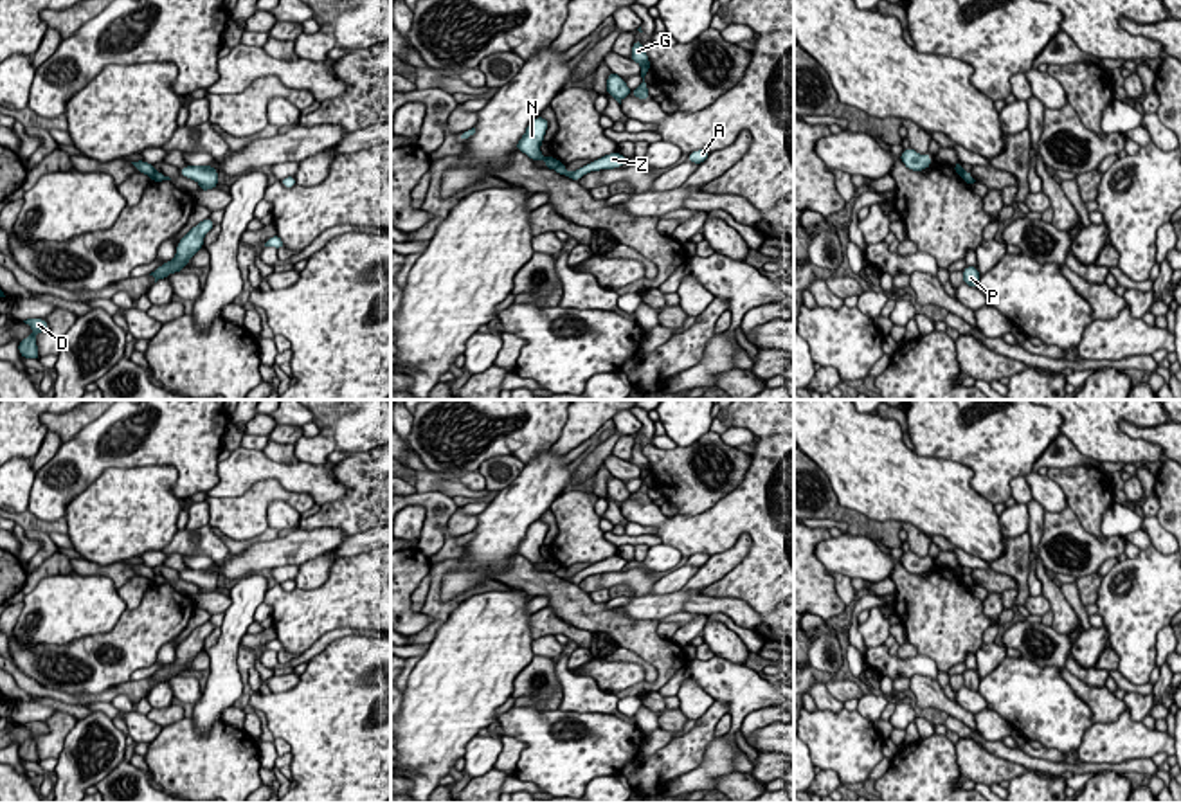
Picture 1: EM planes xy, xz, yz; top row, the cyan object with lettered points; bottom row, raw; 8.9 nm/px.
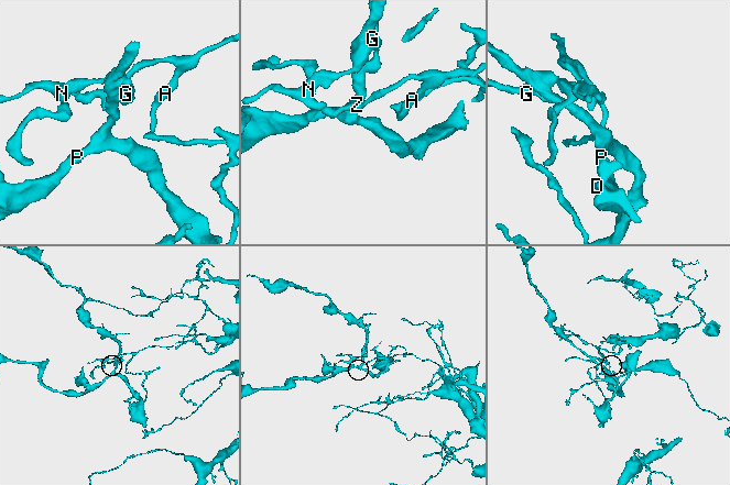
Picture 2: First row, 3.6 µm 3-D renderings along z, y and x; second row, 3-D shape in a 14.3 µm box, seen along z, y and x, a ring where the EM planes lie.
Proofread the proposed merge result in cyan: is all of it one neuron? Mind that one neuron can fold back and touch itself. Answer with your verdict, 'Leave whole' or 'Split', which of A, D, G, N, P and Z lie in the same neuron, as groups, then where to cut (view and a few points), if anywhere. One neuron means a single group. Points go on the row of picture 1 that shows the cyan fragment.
Split. Groups: A Z / D G N P. Split along xz (560, 162), (555, 170)

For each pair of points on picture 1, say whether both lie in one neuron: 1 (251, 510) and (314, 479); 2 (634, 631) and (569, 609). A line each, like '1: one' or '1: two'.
1: two
2: one

